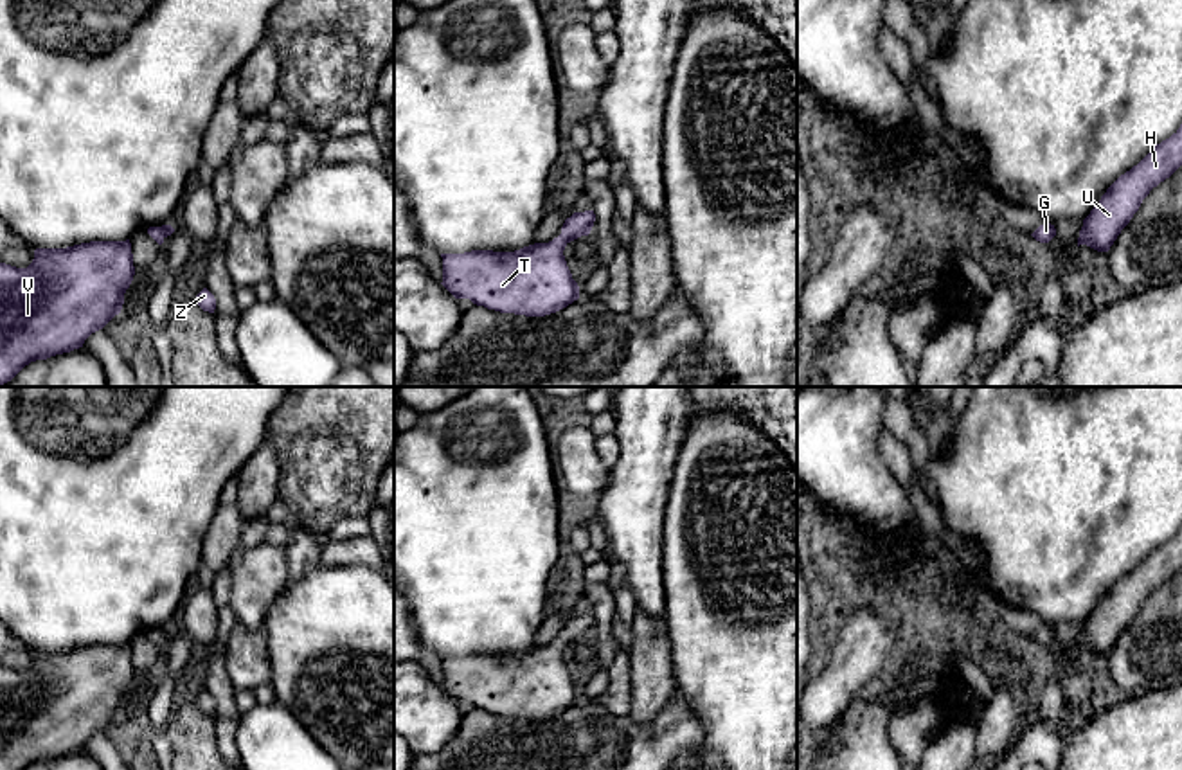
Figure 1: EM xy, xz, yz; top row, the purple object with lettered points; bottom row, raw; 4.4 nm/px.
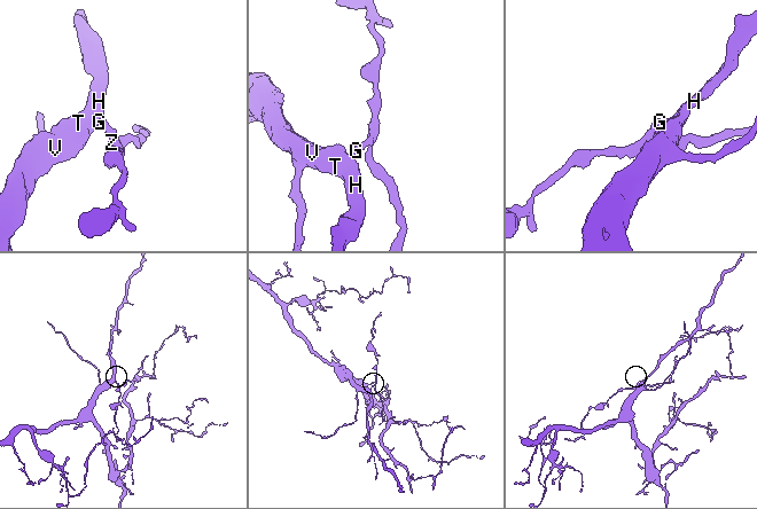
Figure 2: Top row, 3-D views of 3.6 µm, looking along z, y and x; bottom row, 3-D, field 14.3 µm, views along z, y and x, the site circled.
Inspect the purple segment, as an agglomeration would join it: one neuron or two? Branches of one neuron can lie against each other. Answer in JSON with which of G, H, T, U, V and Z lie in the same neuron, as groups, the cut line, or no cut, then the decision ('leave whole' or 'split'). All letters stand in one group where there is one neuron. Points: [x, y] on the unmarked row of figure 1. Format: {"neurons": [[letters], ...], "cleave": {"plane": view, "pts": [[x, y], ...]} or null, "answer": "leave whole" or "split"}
{"neurons": [["G", "H", "T", "U", "V", "Z"]], "cleave": null, "answer": "leave whole"}

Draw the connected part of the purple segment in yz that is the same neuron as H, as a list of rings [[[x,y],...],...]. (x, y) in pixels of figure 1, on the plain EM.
[[[1182,527],[1137,569],[1121,578],[1083,622],[1078,649],[1108,655],[1153,590],[1182,569]]]

